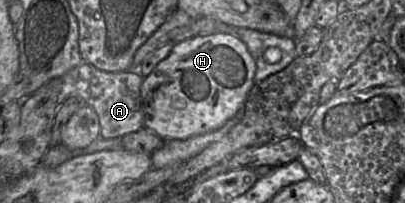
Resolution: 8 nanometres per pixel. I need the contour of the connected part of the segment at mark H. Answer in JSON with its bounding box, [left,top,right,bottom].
[141,33,256,140]

